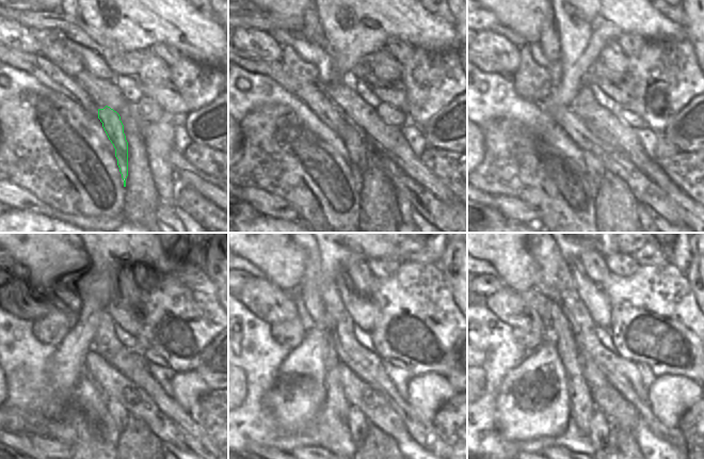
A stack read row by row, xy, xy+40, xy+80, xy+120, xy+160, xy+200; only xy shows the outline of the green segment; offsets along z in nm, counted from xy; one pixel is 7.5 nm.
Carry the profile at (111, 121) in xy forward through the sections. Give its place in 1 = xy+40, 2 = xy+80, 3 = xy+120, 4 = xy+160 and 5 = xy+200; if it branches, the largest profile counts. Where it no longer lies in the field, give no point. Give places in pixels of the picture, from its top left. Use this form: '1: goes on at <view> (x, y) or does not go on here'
1: goes on at xy+40 (354, 140)
2: goes on at xy+80 (594, 165)
3: goes on at xy+120 (120, 414)
4: goes on at xy+160 (357, 423)
5: goes on at xy+200 (600, 428)

